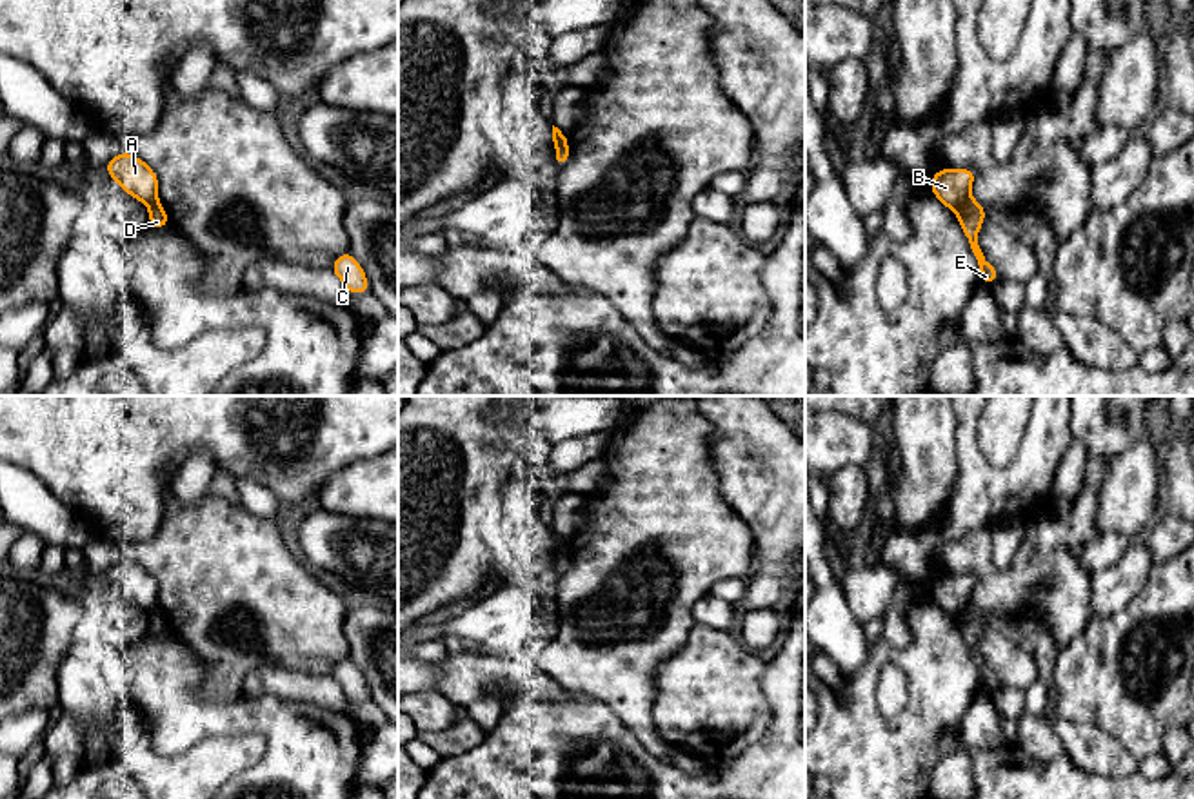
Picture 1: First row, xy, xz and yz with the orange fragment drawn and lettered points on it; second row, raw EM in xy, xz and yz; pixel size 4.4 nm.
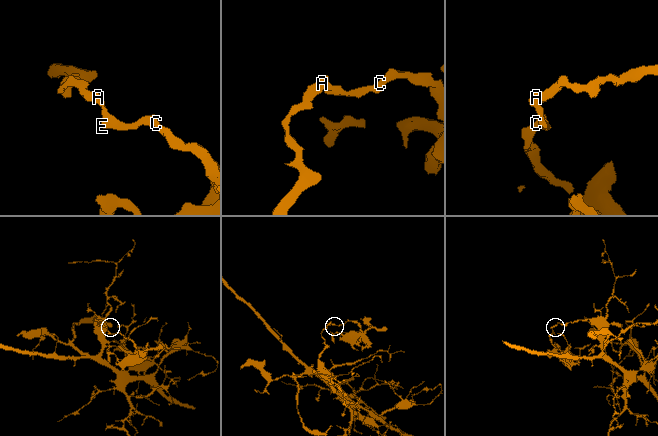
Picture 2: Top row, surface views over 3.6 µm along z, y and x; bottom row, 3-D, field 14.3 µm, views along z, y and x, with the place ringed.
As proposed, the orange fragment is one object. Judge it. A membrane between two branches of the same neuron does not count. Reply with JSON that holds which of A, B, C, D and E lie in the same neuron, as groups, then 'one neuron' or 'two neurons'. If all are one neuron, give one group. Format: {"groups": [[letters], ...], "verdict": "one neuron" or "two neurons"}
{"groups": [["A", "B"], ["C", "D", "E"]], "verdict": "two neurons"}

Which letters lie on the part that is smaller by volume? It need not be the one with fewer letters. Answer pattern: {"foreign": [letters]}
{"foreign": ["C", "D", "E"]}

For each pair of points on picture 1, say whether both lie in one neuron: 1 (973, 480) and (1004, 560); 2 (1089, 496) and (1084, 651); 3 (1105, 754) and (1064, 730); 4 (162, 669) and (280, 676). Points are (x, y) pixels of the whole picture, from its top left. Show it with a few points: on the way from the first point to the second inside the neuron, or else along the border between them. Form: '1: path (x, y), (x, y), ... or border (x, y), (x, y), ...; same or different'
1: border (1018, 514), (1004, 514), (987, 523); different
2: border (1094, 616), (1060, 649); different
3: path (1094, 747), (1087, 739), (1074, 736); same
4: border (242, 690), (286, 700); different

